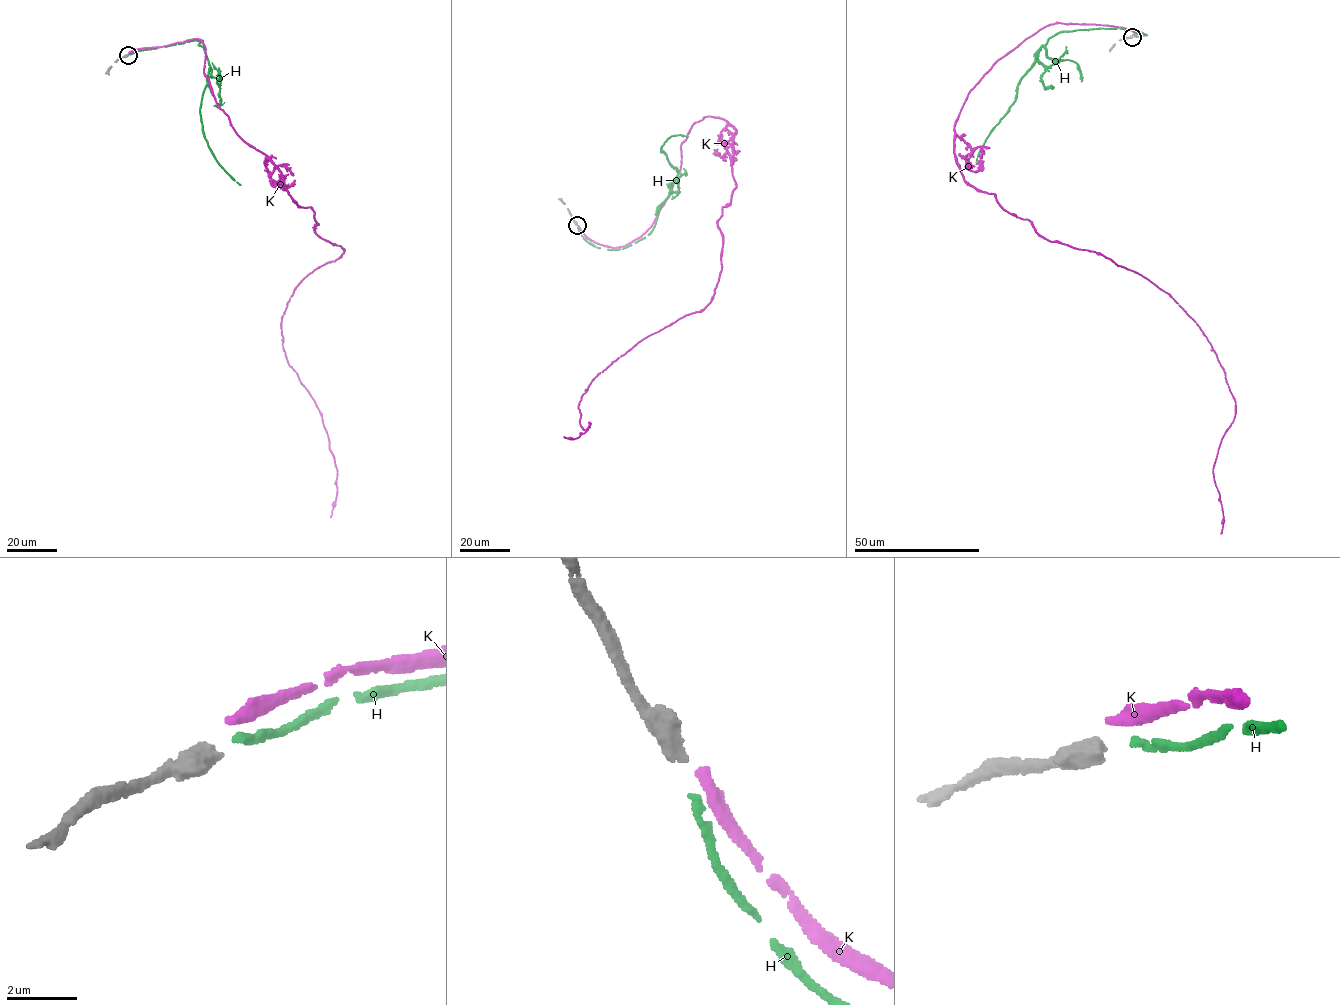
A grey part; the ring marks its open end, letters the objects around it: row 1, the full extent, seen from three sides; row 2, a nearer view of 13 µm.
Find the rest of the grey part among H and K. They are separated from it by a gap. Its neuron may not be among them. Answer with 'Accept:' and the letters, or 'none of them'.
Accept: H

